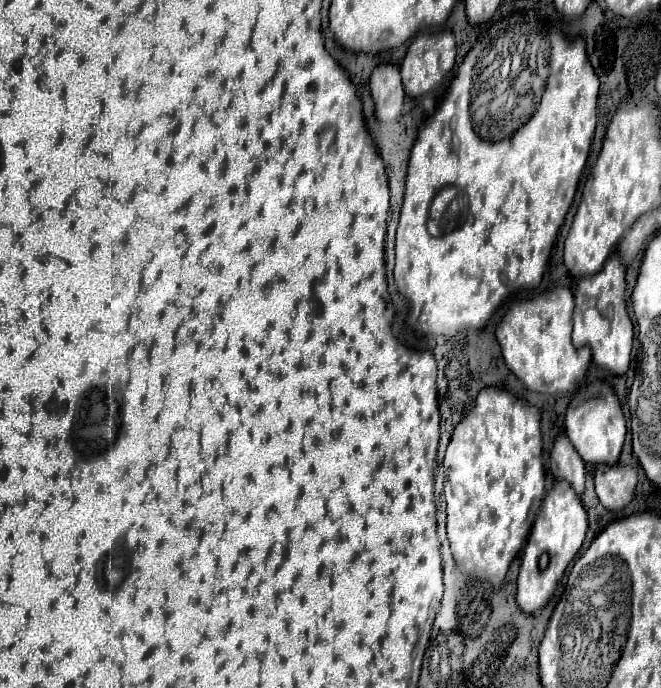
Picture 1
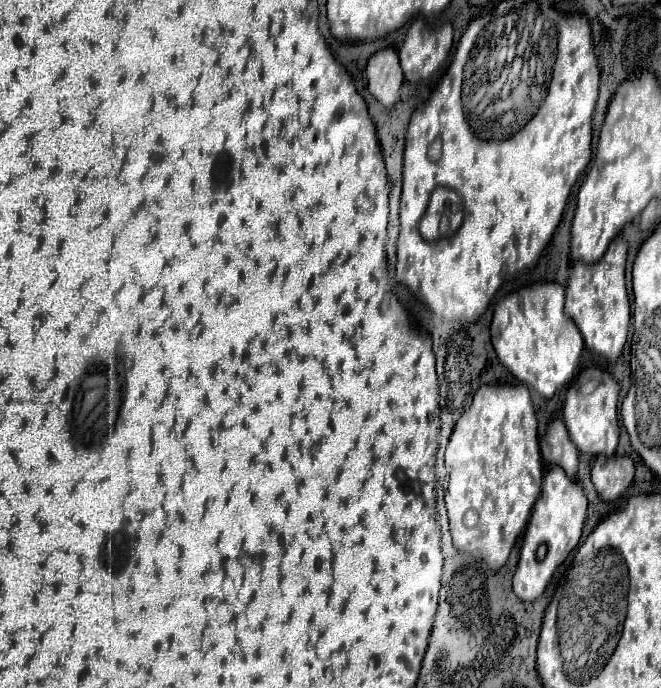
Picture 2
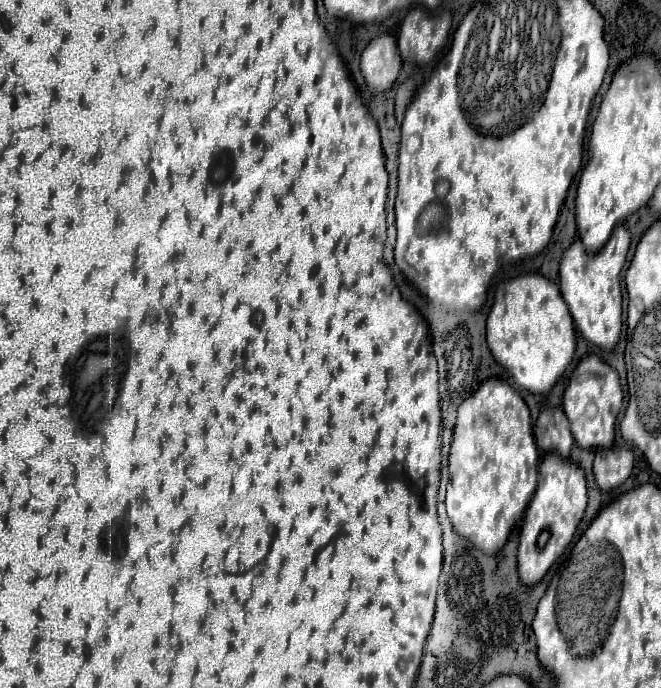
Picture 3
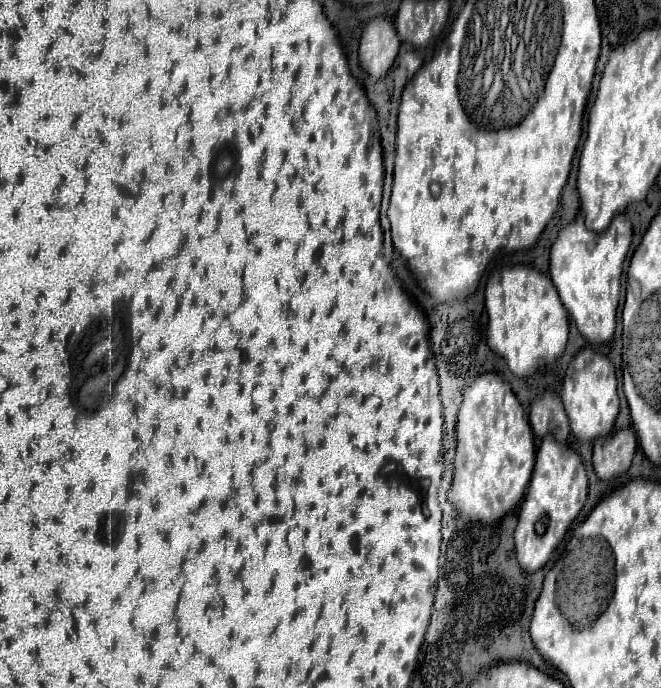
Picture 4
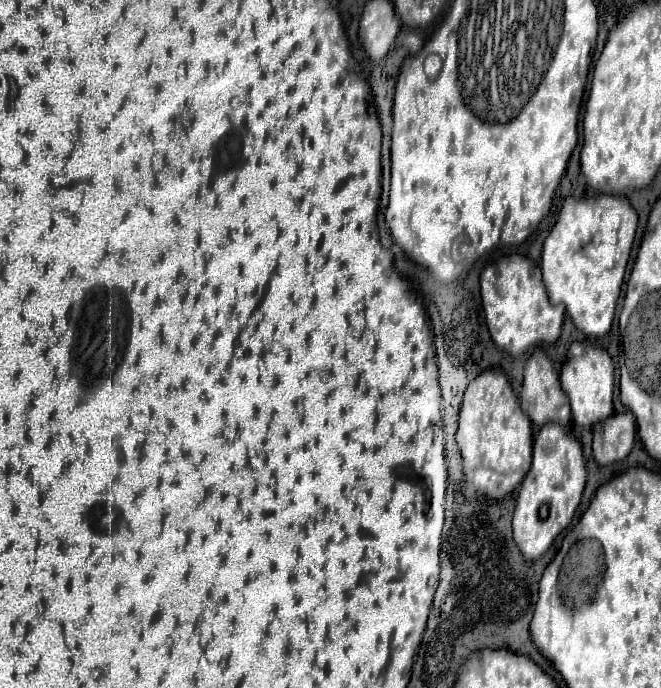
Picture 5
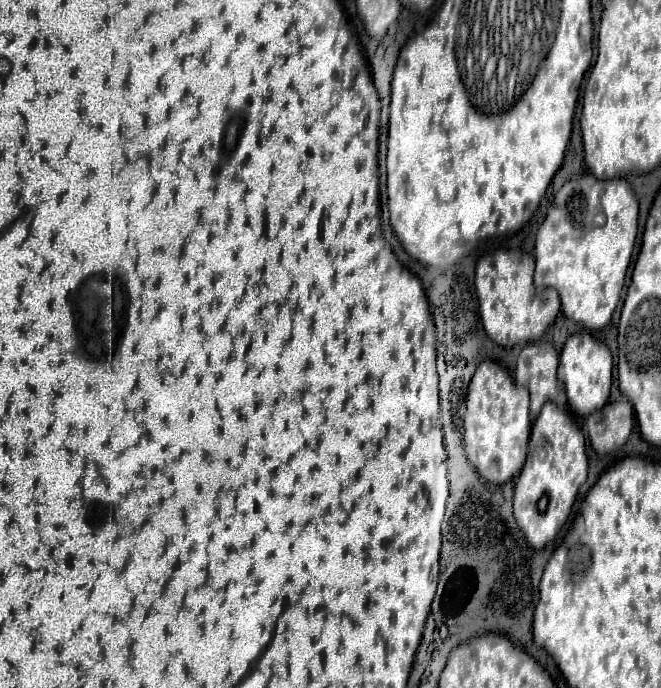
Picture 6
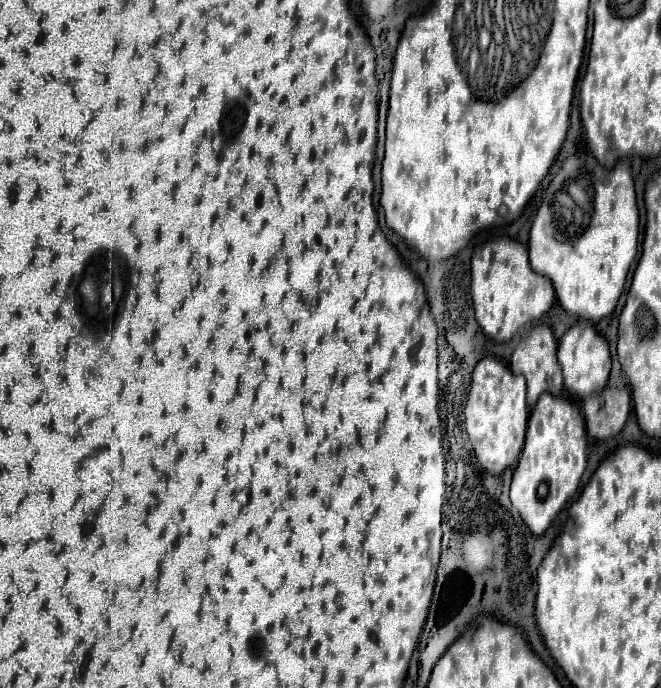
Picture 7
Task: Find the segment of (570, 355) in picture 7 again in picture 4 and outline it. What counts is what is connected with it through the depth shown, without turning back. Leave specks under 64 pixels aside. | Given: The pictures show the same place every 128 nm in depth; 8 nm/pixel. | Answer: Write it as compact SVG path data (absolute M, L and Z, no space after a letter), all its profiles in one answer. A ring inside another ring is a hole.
M582 348L574 360L570 362L564 380L562 380L562 402L566 408L566 414L570 418L570 428L572 434L580 442L592 442L596 436L606 436L612 432L618 410L620 410L620 400L616 392L616 374L614 374L614 364L594 352L592 348Z

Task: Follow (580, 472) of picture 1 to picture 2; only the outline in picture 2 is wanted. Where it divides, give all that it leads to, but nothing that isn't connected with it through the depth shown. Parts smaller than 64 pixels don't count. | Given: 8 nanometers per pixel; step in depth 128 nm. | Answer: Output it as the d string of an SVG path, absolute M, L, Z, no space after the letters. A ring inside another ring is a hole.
M554 418L548 428L544 438L540 440L540 452L542 458L548 464L558 464L562 466L570 478L576 476L576 468L578 468L578 450L572 444L568 430L564 428L564 420L562 418Z

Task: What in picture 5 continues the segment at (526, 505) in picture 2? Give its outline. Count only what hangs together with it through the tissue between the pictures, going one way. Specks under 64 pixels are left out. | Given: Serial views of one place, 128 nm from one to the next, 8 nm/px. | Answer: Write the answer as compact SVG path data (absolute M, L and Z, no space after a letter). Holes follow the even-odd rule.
M488 368L468 384L458 424L456 442L464 460L466 494L472 500L478 496L502 500L522 482L532 462L532 422L520 408L504 372Z

